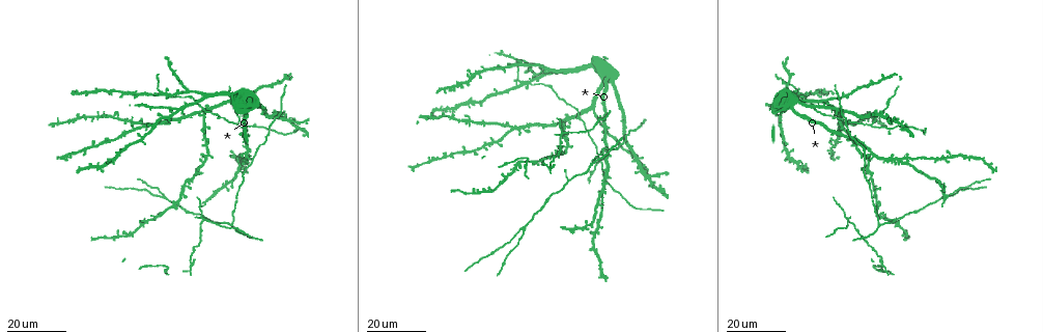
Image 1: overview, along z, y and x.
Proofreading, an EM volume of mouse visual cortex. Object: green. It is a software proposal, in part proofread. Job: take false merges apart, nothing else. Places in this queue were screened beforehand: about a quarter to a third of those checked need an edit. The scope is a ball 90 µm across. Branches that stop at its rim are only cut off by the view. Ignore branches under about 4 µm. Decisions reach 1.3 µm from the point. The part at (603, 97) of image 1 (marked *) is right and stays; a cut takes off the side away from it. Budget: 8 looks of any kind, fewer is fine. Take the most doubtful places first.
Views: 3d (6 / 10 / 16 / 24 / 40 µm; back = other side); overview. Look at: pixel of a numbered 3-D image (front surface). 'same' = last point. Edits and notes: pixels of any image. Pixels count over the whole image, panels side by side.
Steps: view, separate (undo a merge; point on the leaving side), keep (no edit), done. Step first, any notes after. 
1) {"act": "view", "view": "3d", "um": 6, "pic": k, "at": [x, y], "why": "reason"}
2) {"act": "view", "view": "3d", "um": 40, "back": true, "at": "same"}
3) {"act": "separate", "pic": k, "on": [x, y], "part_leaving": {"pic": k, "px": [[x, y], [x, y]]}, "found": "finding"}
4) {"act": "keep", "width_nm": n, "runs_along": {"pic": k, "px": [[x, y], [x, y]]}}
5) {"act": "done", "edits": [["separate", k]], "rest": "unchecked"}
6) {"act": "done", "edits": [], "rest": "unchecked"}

{"act": "view", "view": "3d", "um": 16, "pic": 1, "at": [205, 218], "why": "four-way junction"}

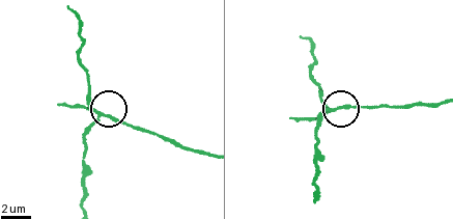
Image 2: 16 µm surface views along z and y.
{"act": "view", "view": "3d", "um": 6, "pic": 2, "at": [97, 113]}

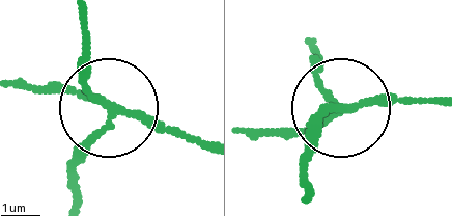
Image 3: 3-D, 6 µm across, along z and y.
{"act": "separate", "pic": 3, "on": [88, 68], "arms": 4, "part_leaving": {"pic": 3, "px": [[106, 108], [77, 173], [77, 204]]}, "found": "a second neuron is stuck on"}

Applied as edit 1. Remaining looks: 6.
{"act": "view", "view": "overview"}

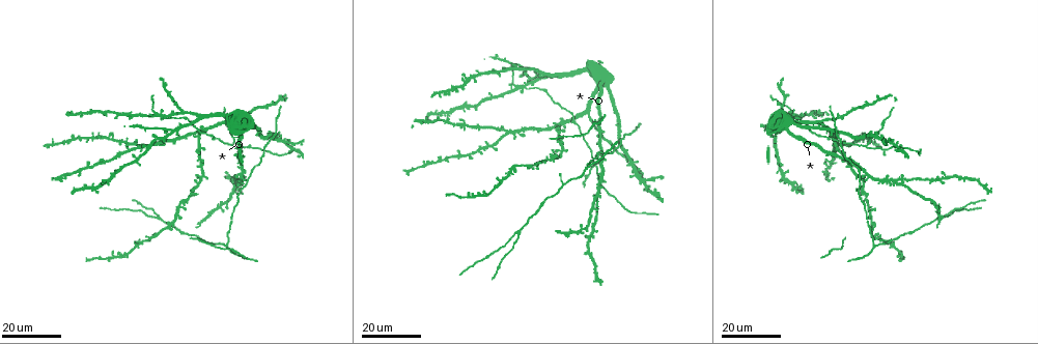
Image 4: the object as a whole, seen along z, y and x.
{"act": "view", "view": "3d", "um": 24, "pic": 4, "at": [866, 145], "why": "branch point"}

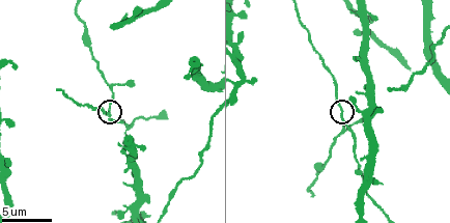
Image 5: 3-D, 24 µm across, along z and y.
{"act": "view", "view": "3d", "um": 6, "pic": 5, "at": [342, 112]}

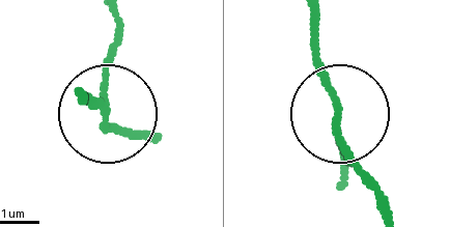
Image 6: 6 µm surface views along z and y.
{"act": "separate", "pic": 6, "on": [110, 64], "width_nm": 160, "part_leaving": {"pic": 6, "px": [[103, 103], [113, 17]]}, "found": "a second neuron is stuck on"}

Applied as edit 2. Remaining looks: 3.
{"act": "view", "view": "3d", "um": 24, "pic": 4, "at": [516, 235], "why": "two arms in line, one across"}

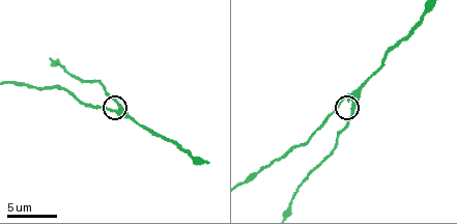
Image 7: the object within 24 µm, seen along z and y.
{"act": "view", "view": "3d", "um": 6, "pic": 7, "at": [349, 102]}

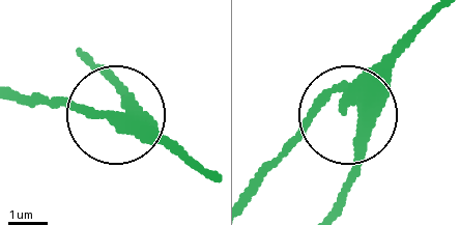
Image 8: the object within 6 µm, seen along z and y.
{"act": "keep", "runs_along": {"pic": 8, "px": [[426, 23], [356, 103], [346, 198]]}, "found": "one neuron here"}

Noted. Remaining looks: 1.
{"act": "done", "edits": [["separate", 3], ["separate", 6]], "rest": "unchecked"}

